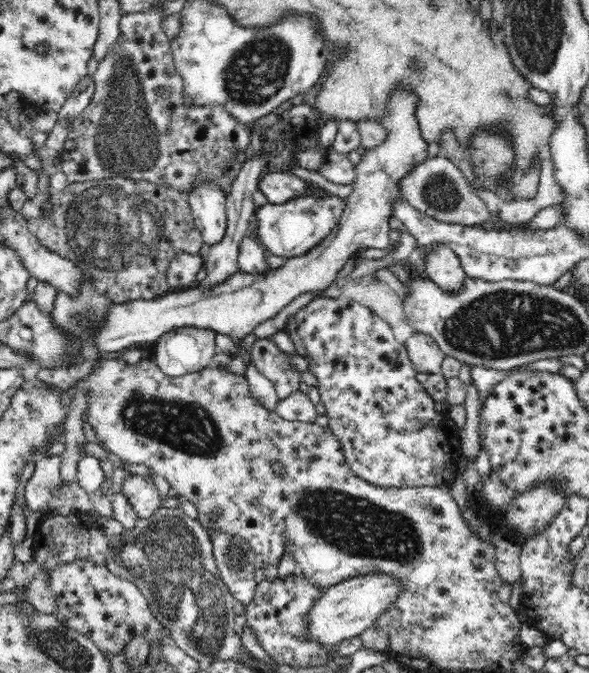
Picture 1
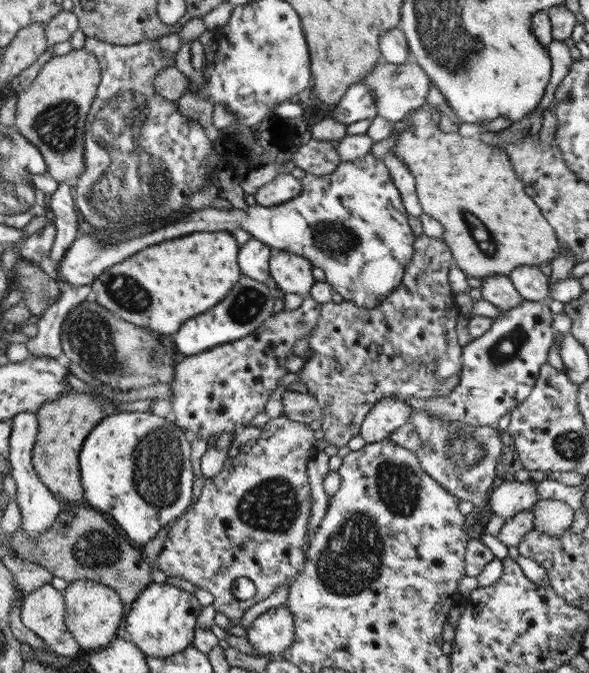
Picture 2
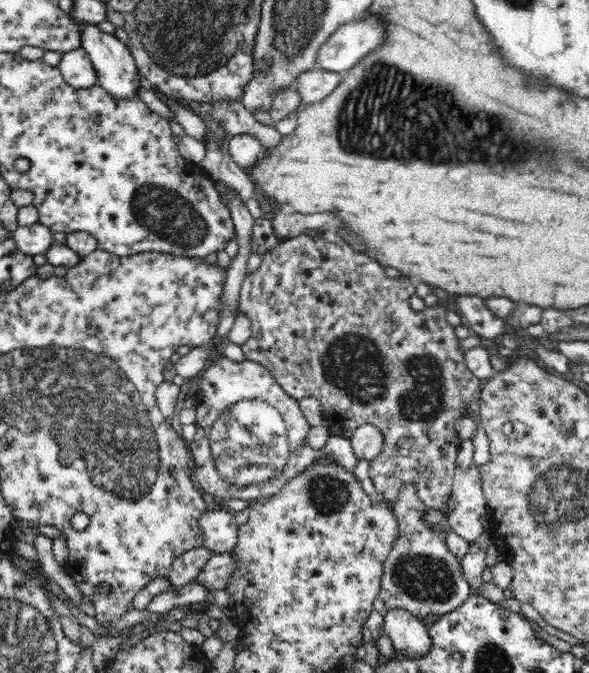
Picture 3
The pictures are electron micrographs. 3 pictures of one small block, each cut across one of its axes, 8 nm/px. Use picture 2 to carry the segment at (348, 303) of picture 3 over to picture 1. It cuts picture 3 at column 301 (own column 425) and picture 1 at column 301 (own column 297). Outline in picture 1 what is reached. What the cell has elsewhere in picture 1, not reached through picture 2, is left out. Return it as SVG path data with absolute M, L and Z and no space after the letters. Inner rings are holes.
M269 338L256 339L250 357L256 370L274 384L280 399L299 391L302 374L294 370L294 367L289 364L287 354Z

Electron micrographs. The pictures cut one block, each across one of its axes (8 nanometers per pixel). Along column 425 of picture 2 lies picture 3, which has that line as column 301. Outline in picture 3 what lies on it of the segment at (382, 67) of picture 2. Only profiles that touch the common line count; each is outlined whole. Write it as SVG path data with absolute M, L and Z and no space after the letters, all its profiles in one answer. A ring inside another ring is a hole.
M314 67L302 71L294 80L292 88L297 90L302 105L312 105L324 100L343 79L342 73L330 72Z

